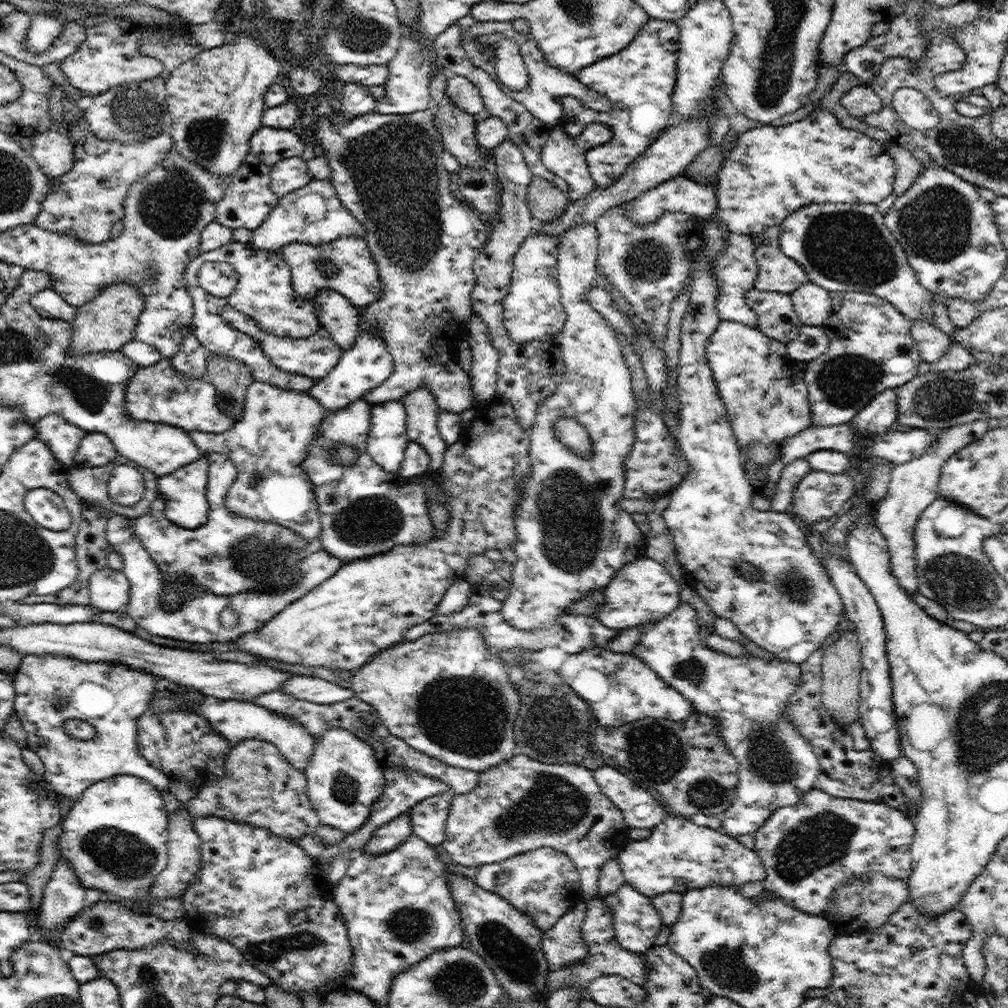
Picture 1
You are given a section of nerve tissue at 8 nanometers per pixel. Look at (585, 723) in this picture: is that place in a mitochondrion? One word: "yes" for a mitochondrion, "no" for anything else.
yes

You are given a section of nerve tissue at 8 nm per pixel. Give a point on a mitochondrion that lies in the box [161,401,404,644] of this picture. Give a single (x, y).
(261, 562)

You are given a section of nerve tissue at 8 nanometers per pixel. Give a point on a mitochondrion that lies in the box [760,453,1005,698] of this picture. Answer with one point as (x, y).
(961, 581)

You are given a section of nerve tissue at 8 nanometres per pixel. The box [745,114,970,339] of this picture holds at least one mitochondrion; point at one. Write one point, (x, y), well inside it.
(846, 247)

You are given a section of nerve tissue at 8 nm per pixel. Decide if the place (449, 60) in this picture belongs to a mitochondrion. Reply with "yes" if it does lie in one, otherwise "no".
no

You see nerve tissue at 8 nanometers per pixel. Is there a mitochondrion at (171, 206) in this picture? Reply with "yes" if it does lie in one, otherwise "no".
yes

